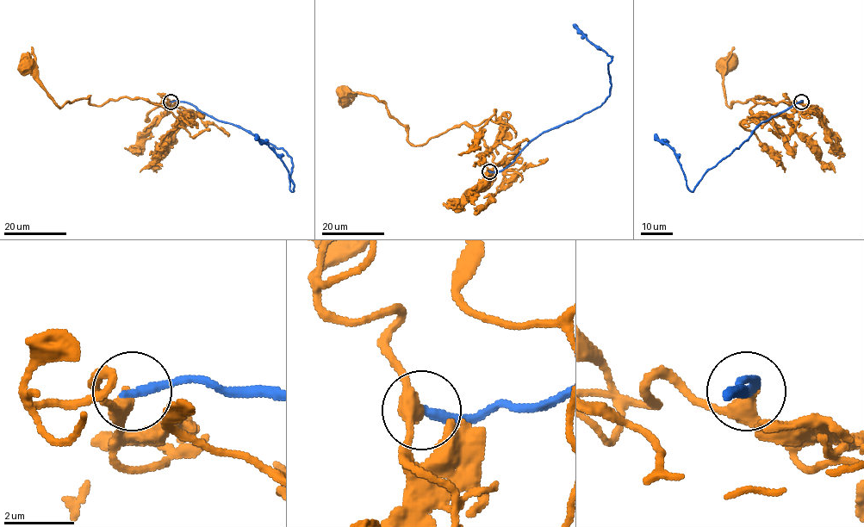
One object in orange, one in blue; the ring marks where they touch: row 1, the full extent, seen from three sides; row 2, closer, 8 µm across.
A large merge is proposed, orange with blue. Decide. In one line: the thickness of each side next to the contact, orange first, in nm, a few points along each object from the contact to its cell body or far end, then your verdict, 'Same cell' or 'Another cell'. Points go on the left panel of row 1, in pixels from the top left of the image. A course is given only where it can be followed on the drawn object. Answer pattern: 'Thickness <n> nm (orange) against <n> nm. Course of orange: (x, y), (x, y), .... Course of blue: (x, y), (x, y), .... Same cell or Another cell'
Thickness 360 nm (orange) against 280 nm. Course of orange: (171, 102), (158, 103), (121, 97), (95, 105), (90, 102), (88, 98), (66, 102), (59, 107), (27, 65). Course of blue: (171, 102), (188, 102), (282, 148), (291, 158), (292, 191), (294, 182), (282, 161), (255, 133). Another cell

